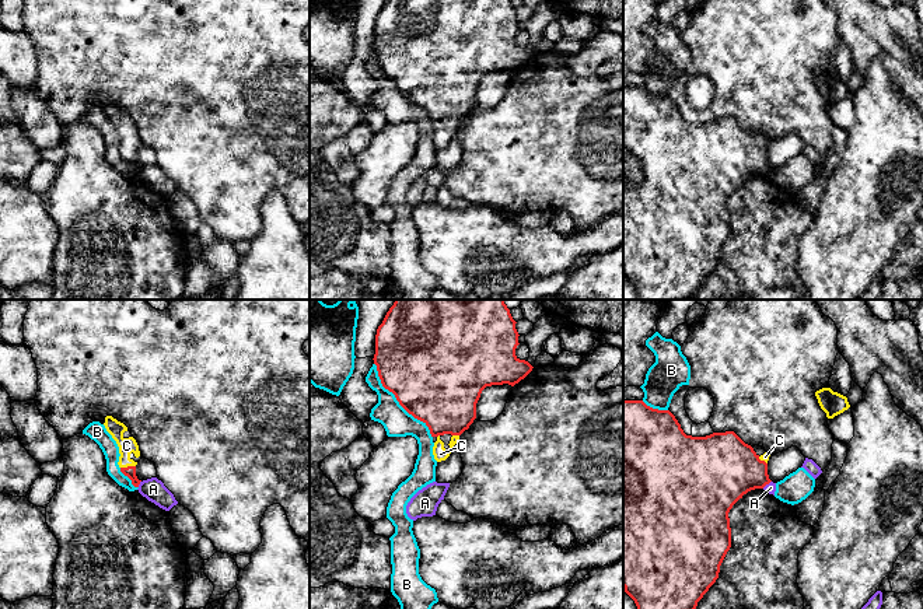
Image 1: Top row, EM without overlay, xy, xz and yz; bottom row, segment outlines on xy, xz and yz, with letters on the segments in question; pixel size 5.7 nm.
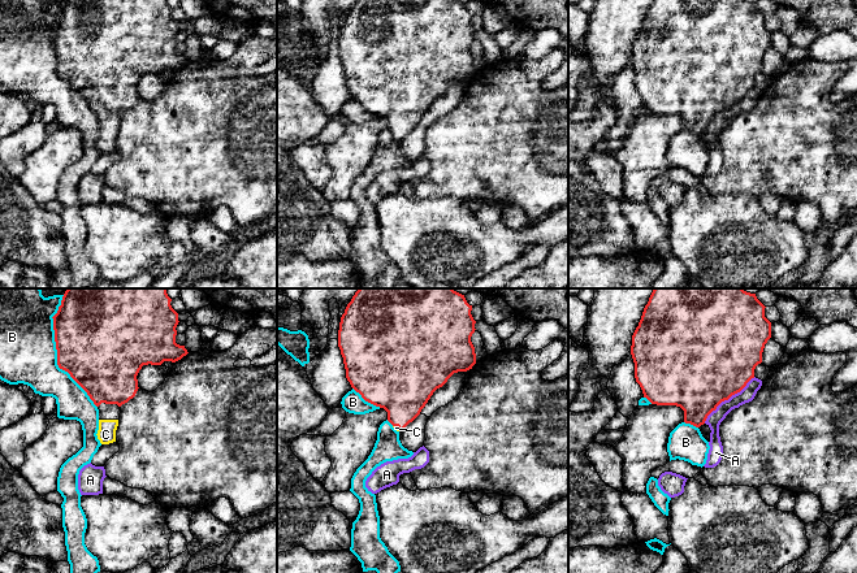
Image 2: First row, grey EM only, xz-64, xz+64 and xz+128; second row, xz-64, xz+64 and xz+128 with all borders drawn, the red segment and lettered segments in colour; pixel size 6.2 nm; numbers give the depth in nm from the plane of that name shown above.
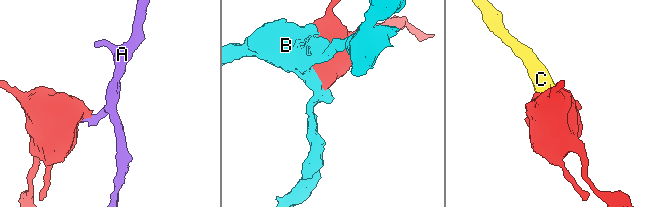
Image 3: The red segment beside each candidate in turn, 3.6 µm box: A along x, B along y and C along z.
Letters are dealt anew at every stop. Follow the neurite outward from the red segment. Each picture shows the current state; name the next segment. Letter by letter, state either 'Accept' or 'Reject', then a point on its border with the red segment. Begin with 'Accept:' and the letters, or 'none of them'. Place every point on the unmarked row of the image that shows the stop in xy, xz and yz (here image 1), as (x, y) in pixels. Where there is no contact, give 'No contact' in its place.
Accept: C
A: Reject. Touches red at xy (139, 170)
B: Reject. Touches red at xz (398, 87)
C: Accept. Touches red at xy (128, 153)

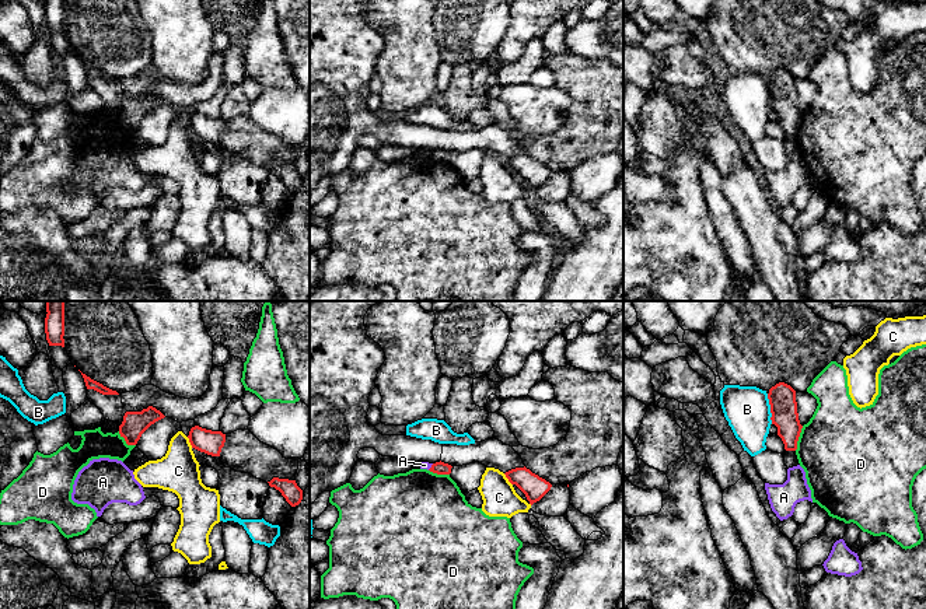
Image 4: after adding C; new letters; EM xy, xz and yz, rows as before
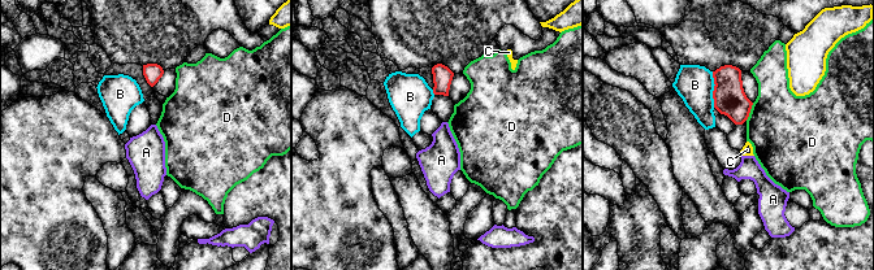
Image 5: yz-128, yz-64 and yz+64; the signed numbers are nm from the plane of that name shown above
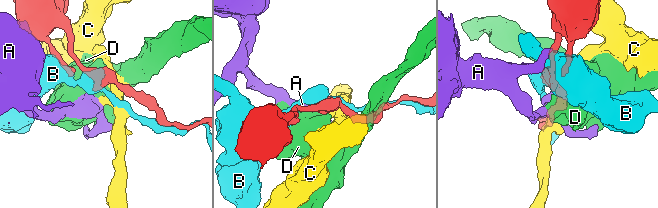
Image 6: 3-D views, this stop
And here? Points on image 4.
Accept: none of them
A: Reject. Touches red at xz (432, 153)
B: Reject. Touches red at yz (771, 95)
C: Reject. Touches red at xz (507, 164)
D: Reject. Touches red at yz (797, 125)

